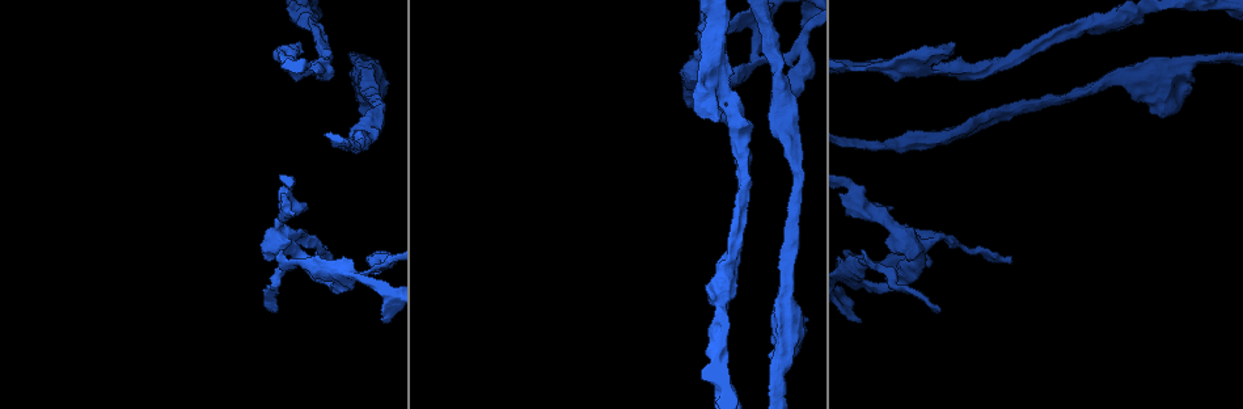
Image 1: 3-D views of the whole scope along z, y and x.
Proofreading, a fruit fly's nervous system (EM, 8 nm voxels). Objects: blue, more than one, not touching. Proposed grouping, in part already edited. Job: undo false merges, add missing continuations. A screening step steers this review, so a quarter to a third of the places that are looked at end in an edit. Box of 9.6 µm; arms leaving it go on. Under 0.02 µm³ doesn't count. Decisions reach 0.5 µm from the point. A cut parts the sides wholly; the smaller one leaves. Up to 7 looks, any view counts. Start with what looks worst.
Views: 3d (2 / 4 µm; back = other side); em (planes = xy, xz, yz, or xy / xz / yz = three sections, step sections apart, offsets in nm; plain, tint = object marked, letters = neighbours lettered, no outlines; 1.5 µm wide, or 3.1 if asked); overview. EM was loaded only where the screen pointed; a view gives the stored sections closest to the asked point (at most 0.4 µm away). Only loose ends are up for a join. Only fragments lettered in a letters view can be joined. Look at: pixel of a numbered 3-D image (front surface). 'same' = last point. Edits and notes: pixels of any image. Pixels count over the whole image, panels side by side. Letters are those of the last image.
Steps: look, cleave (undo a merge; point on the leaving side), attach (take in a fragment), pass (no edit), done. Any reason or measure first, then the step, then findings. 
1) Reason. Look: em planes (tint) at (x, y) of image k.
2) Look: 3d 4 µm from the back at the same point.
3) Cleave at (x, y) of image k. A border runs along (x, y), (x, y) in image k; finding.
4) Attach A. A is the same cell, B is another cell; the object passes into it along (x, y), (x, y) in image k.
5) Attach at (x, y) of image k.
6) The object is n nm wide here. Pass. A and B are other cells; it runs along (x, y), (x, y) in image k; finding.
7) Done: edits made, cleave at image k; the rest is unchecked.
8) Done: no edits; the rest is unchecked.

Branch point. Look: em planes (letters) at (888, 265) of image 1.

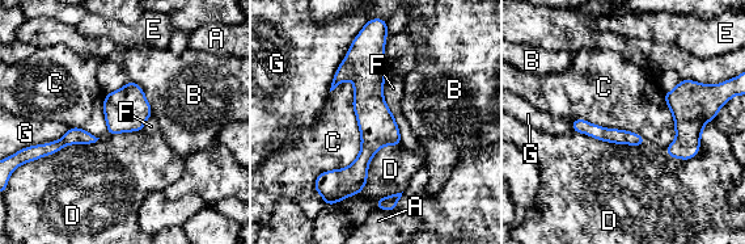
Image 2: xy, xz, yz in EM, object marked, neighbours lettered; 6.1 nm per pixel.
Pass. A, B, C, D, E, F and G are other cells; a border runs along (401, 144), (334, 203) in image 2; one neuron here.

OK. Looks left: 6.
Free end. Look: em planes (letters) at (952, 44) of image 1.

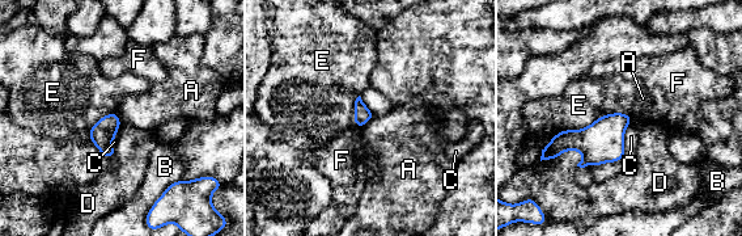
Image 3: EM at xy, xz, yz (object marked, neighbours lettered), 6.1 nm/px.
Pass. A, B, C, D, E and F are other cells; a border runs along (374, 116), (359, 127) in image 3; no lettered fragment goes on from it.

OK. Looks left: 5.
Branch stops here. Look: 3d 4 µm at (853, 68) of image 1.

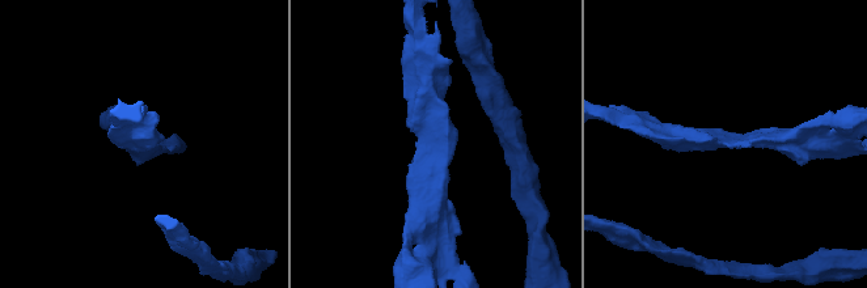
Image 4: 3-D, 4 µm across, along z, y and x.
Look: em yz step 4 (letters) at (734, 143) of image 4.

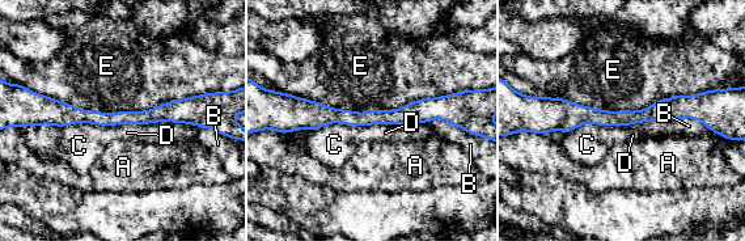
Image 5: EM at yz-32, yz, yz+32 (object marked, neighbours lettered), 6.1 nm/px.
Cut it another way. Look: em planes (letters) at the same point.

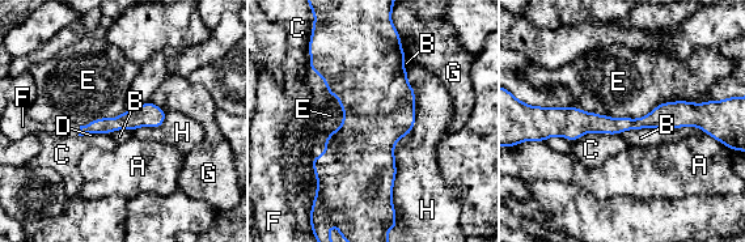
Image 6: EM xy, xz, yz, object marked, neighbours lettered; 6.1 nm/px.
Pass. A, B, C, D, E, F, G and H are other cells; none of them fits.

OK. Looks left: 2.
Done: no edits; the rest is unchecked.

